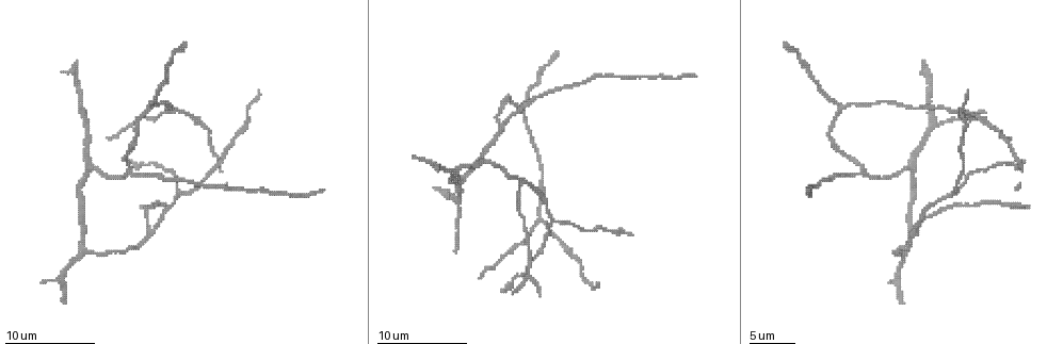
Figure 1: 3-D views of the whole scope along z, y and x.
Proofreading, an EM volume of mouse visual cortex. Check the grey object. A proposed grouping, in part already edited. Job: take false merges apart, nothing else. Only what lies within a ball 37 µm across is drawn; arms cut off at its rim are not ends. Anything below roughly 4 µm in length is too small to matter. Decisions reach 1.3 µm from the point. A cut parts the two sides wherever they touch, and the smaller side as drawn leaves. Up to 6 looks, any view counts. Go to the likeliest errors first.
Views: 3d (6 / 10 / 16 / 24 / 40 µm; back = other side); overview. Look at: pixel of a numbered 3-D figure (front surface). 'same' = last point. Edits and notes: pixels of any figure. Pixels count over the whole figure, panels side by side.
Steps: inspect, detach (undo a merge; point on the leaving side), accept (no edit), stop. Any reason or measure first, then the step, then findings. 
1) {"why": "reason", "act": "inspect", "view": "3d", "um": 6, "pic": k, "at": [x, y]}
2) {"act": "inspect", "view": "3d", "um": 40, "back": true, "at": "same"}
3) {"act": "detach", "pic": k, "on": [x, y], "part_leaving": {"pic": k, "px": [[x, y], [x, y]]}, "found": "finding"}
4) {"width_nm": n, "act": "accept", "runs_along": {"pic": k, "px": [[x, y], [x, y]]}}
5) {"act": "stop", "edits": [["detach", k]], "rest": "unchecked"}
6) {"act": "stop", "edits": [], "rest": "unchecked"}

{"why": "three-way junction", "act": "inspect", "view": "3d", "um": 6, "pic": 1, "at": [149, 232]}

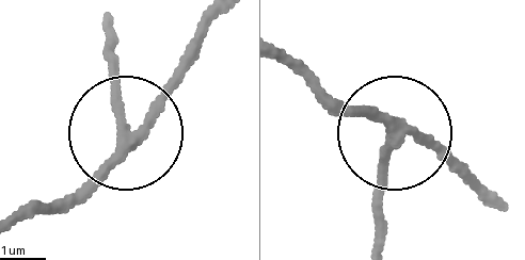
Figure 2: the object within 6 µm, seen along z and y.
{"arms": 3, "act": "accept", "runs_along": {"pic": 2, "px": [[281, 50], [337, 104], [392, 127], [383, 204]]}, "found": "all the same neuron"}

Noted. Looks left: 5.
{"why": "branch point", "act": "inspect", "view": "3d", "um": 10, "pic": 1, "at": [169, 111]}

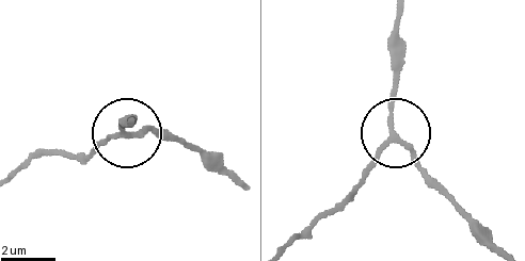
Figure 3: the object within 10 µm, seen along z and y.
{"act": "inspect", "view": "3d", "um": 6, "pic": 3, "at": [394, 139]}

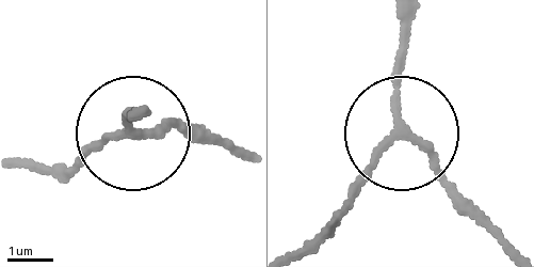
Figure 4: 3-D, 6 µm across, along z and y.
{"arms": 3, "act": "accept", "runs_along": {"pic": 4, "px": [[400, 26], [395, 140], [311, 240]]}, "found": "continuous, no second neuron"}

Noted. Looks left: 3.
{"why": "small branch off a trunk", "act": "inspect", "view": "3d", "um": 10, "pic": 1, "at": [938, 123]}

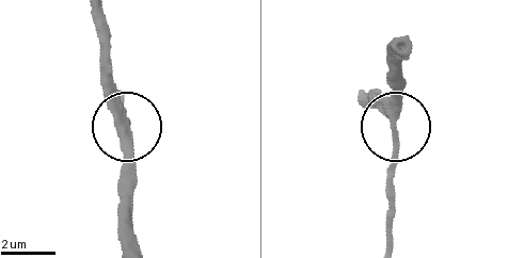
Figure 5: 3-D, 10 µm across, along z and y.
{"act": "accept", "runs_along": {"pic": 5, "px": [[401, 41], [392, 206]]}, "found": "continuous, no second neuron"}

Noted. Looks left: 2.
{"act": "stop", "edits": [], "rest": "unchecked"}

